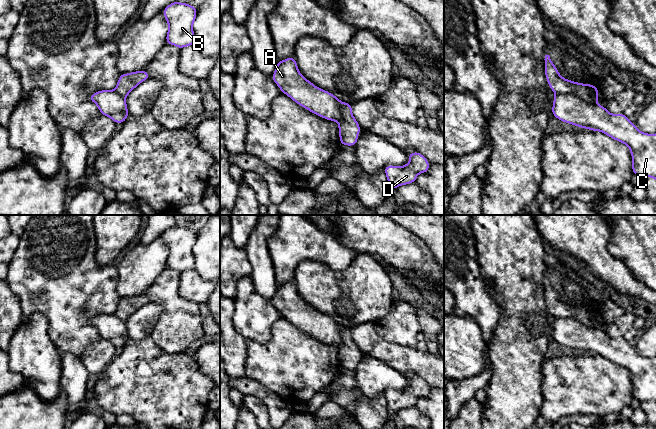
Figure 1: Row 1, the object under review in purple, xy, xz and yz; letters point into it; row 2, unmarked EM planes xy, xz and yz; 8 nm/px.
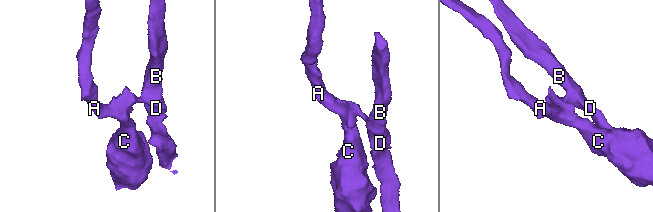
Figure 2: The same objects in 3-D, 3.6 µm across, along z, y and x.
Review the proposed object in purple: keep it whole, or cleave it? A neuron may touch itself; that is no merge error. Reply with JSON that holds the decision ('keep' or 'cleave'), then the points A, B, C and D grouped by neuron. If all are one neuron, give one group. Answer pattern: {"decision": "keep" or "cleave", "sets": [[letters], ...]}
{"decision": "cleave", "sets": [["A", "C"], ["B", "D"]]}

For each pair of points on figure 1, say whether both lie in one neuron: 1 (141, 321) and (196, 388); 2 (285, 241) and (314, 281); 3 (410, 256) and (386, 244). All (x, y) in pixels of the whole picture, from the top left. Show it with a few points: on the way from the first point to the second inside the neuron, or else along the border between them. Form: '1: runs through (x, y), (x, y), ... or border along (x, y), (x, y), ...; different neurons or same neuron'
1: border along (149, 335), (140, 339), (129, 338); different neurons
2: border along (323, 263), (303, 260), (296, 268), (293, 280); different neurons
3: runs through (404, 251), (395, 244), (392, 244); same neuron

